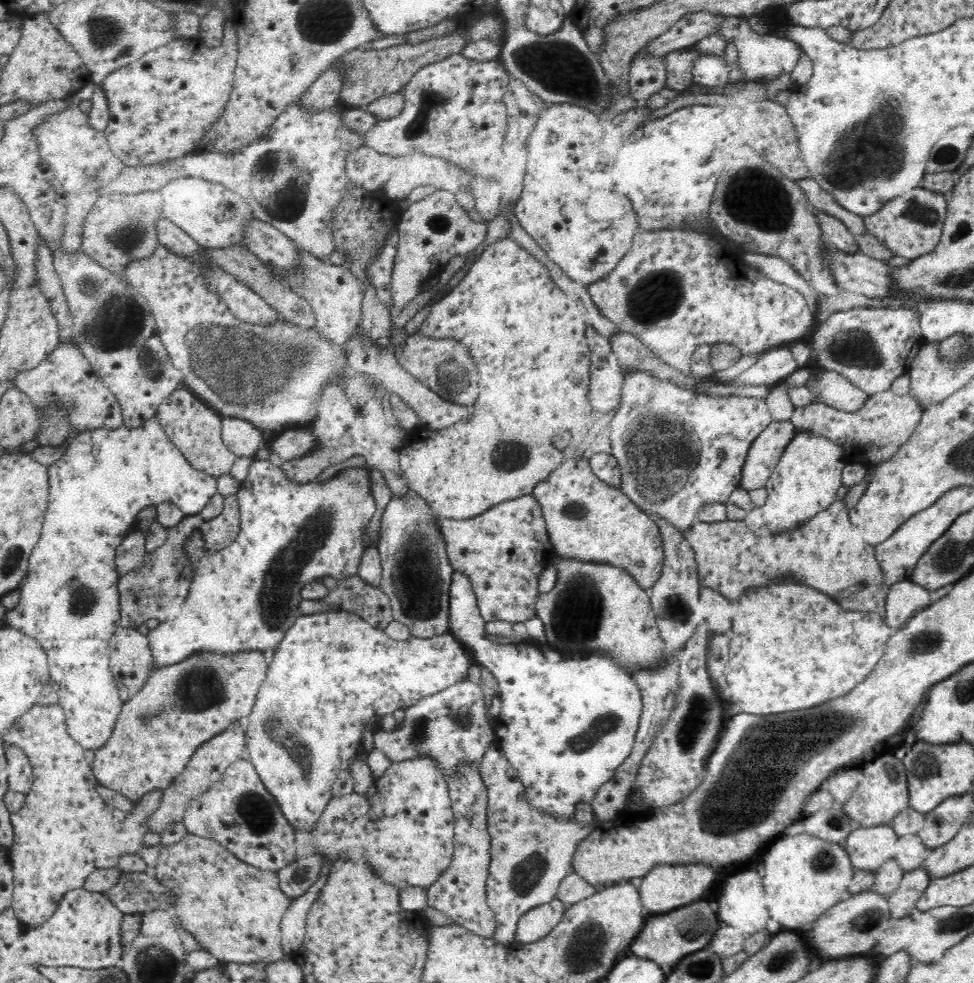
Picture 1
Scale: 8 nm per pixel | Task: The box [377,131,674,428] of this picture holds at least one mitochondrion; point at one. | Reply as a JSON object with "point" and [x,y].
{"point":[454,378]}

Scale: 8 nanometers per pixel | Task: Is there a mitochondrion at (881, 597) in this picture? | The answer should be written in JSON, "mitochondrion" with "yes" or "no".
{"mitochondrion":"no"}

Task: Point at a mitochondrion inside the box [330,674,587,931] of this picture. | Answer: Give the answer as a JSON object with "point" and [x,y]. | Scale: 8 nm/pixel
{"point":[526,876]}

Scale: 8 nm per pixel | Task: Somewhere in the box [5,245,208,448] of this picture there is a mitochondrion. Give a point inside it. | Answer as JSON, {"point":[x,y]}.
{"point":[117,324]}

